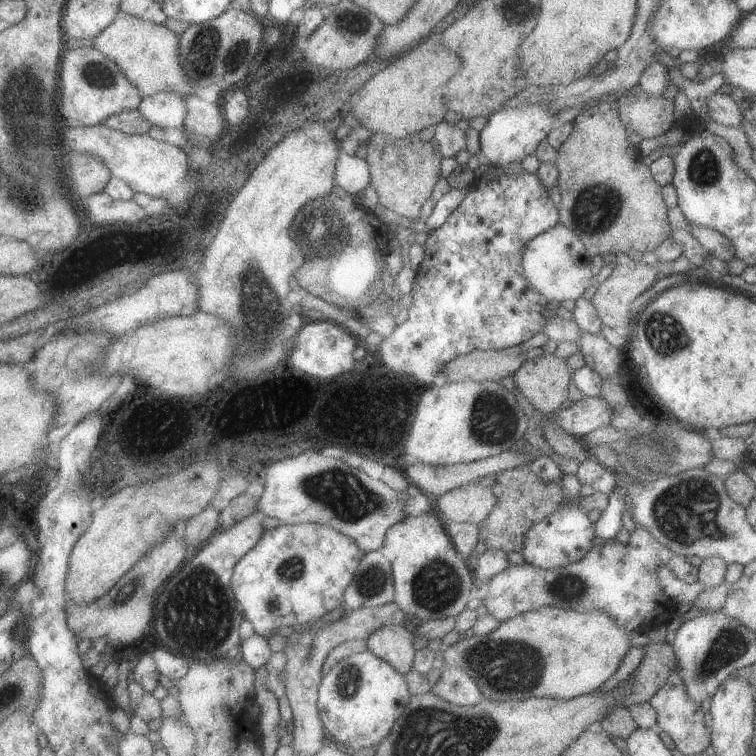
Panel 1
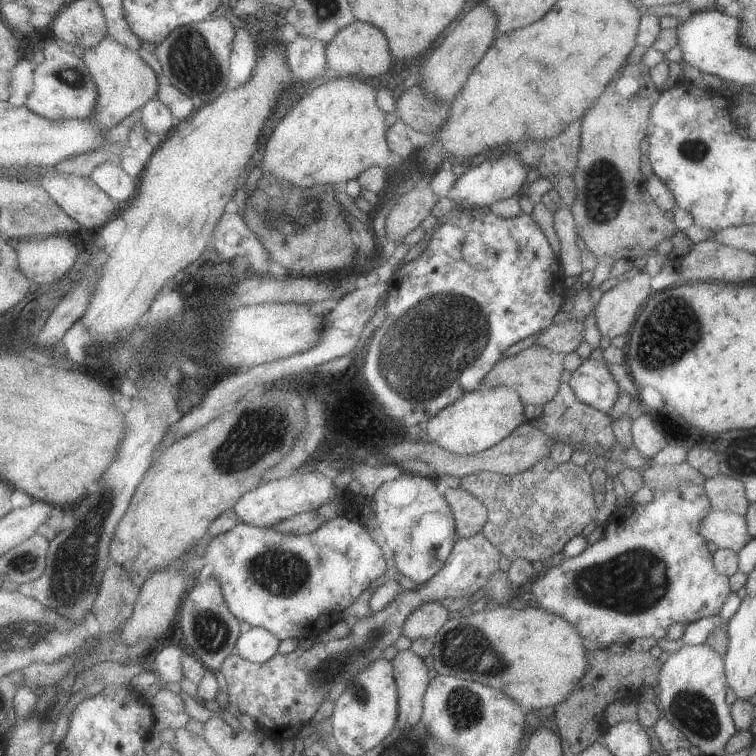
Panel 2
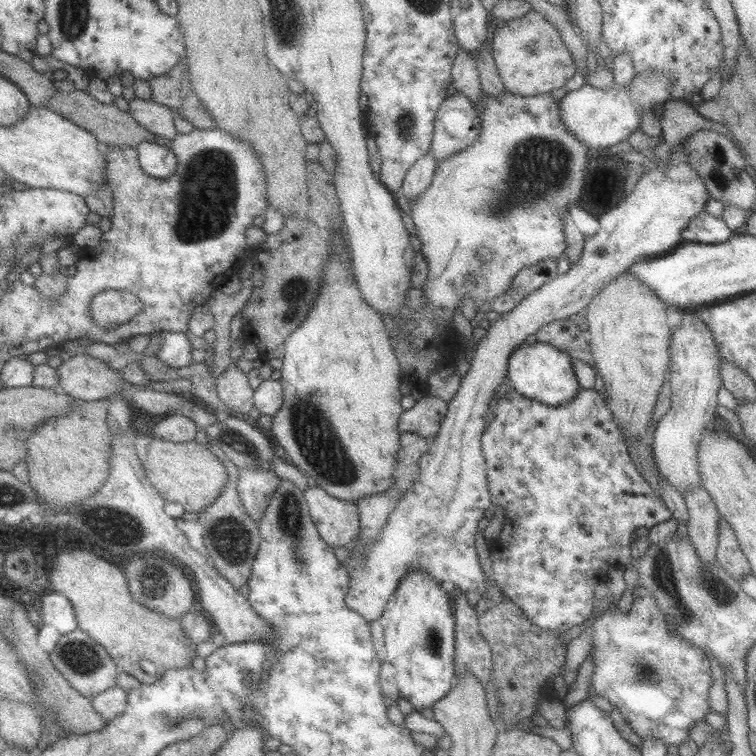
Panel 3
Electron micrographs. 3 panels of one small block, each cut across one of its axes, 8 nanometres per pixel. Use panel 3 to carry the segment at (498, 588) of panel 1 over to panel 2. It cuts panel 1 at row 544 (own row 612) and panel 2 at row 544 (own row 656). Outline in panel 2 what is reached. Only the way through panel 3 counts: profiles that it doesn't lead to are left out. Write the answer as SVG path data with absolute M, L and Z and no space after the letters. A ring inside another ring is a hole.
M683 482L679 484L677 488L665 488L665 490L653 490L653 498L647 504L637 504L631 502L623 507L617 506L611 513L605 523L602 524L604 529L604 538L601 538L598 542L588 545L583 552L578 556L563 558L563 562L558 566L548 566L543 578L536 577L531 583L522 588L528 591L533 598L532 604L541 608L549 613L561 616L566 619L567 622L573 623L578 634L588 644L597 643L601 645L612 644L628 644L635 638L653 638L656 641L666 637L666 631L671 624L681 624L687 626L704 617L717 615L720 608L724 604L728 597L729 585L728 578L719 575L715 572L713 562L711 560L711 554L706 548L706 542L699 536L699 522L701 518L704 518L708 514L709 503L705 490L702 485L693 485L689 482Z

